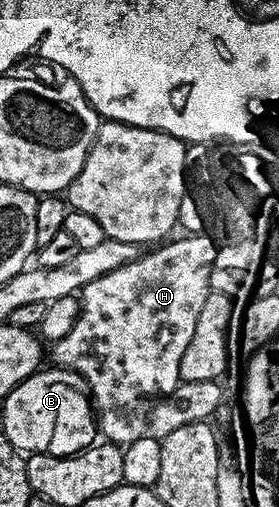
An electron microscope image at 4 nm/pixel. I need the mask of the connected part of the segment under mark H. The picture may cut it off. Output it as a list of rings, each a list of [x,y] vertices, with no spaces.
[[[188,233],[183,237],[185,239],[173,238],[155,249],[149,250],[152,251],[149,255],[148,252],[141,254],[140,258],[135,259],[130,265],[122,265],[122,269],[114,269],[114,273],[106,273],[102,277],[98,277],[98,281],[90,281],[90,285],[86,285],[84,290],[79,292],[80,316],[74,321],[74,329],[70,329],[70,333],[66,333],[66,337],[62,337],[58,342],[51,344],[52,359],[56,362],[53,364],[57,368],[67,369],[75,373],[79,378],[81,375],[85,379],[83,382],[90,392],[99,434],[107,442],[127,445],[138,441],[143,435],[148,434],[148,418],[152,412],[153,405],[159,399],[163,399],[164,396],[171,393],[181,383],[178,365],[182,365],[182,353],[186,353],[186,345],[190,345],[190,337],[194,337],[194,325],[198,321],[198,313],[201,311],[202,304],[205,303],[210,290],[208,286],[210,269],[214,269],[214,257],[218,250],[218,243],[215,243],[208,236],[208,233]]]

